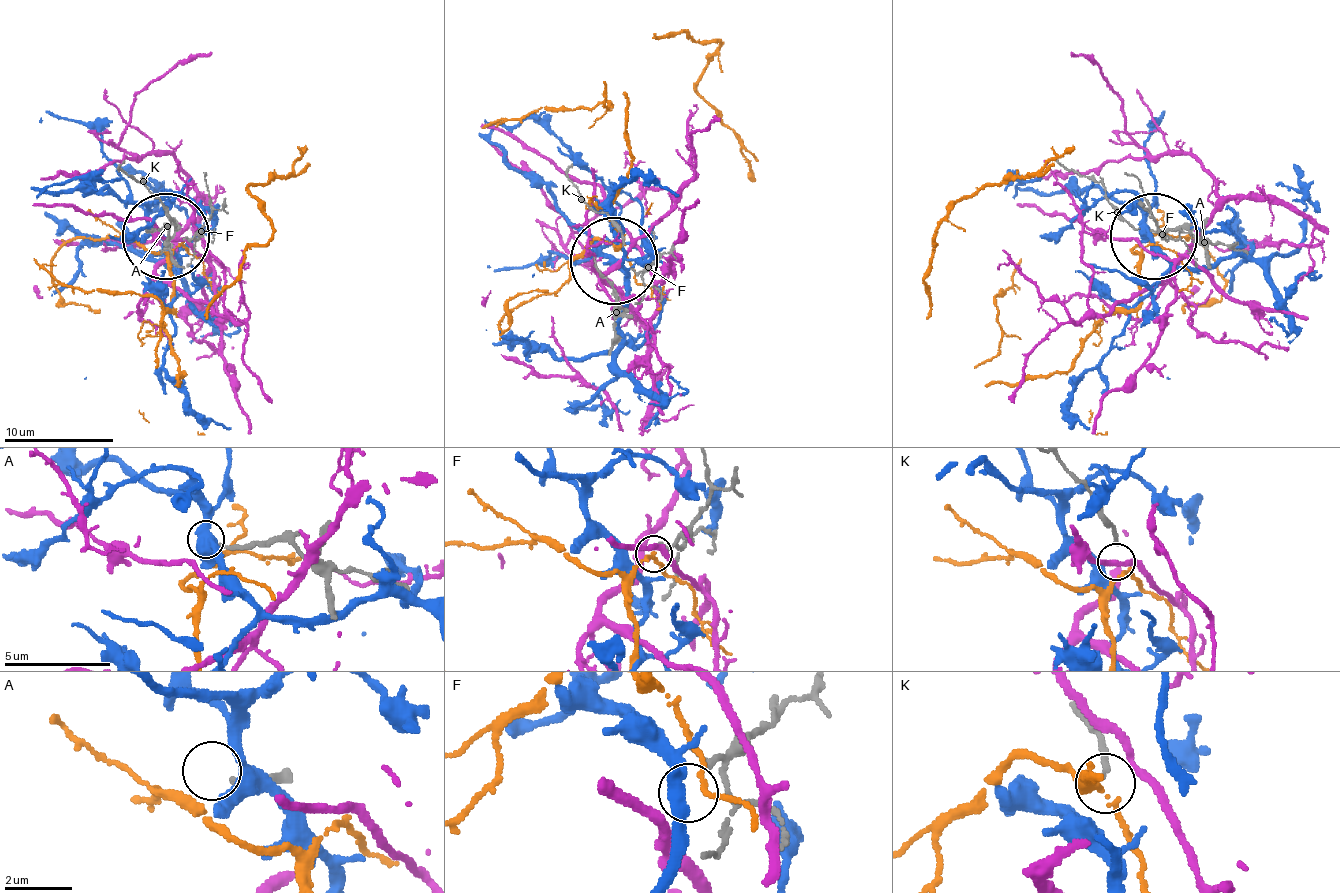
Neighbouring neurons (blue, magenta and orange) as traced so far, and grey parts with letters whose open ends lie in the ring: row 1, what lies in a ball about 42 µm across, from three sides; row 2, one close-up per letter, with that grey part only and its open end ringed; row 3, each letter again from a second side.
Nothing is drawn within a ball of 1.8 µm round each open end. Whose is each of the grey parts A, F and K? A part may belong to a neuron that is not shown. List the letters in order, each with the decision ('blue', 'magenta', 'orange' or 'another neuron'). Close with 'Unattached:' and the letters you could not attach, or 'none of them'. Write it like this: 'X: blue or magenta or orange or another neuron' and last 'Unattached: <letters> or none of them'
A: another neuron
F: magenta
K: orange
Unattached: A

